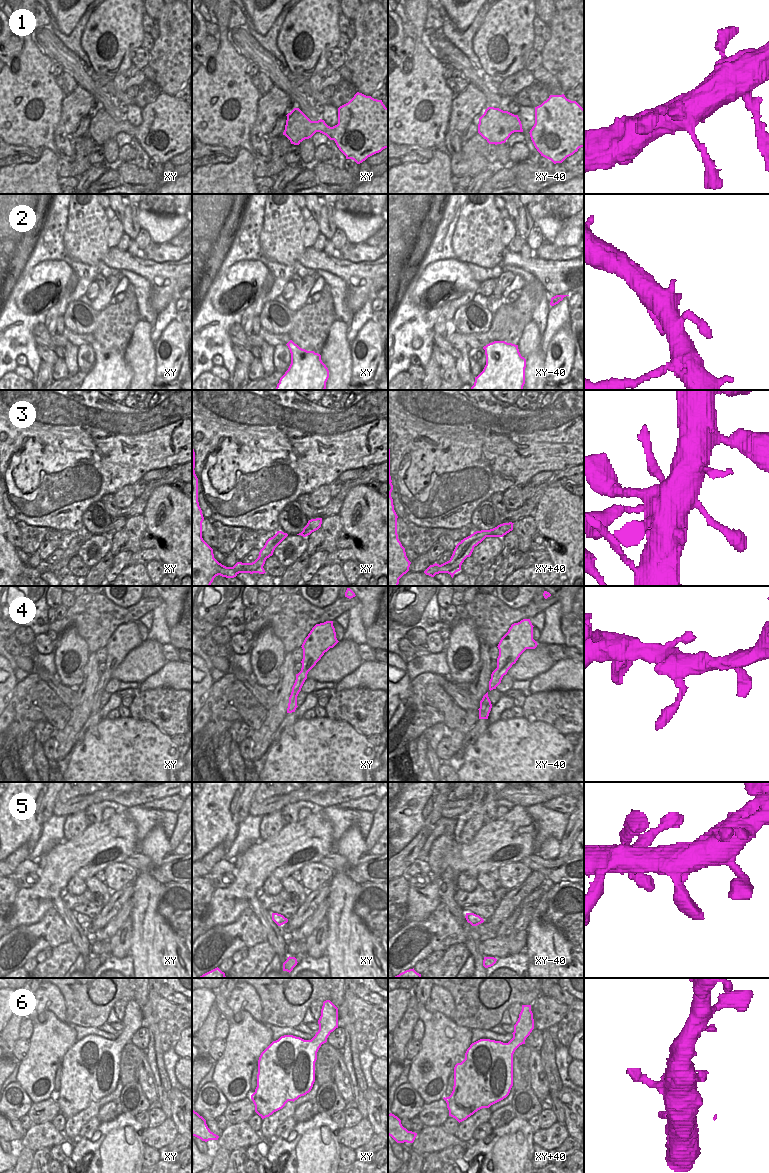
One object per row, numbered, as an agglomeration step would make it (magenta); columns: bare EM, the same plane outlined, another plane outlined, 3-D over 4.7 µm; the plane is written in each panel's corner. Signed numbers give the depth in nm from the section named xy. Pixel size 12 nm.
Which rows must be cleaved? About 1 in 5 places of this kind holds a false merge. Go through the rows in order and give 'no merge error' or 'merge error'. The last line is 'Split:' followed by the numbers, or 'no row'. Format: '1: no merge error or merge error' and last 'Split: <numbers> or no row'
1: no merge error
2: no merge error
3: merge error
4: no merge error
5: no merge error
6: no merge error
Split: 3

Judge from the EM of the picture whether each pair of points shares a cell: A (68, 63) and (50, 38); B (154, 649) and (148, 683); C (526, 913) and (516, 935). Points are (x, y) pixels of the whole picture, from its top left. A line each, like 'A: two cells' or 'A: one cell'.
A: one cell
B: two cells
C: one cell

